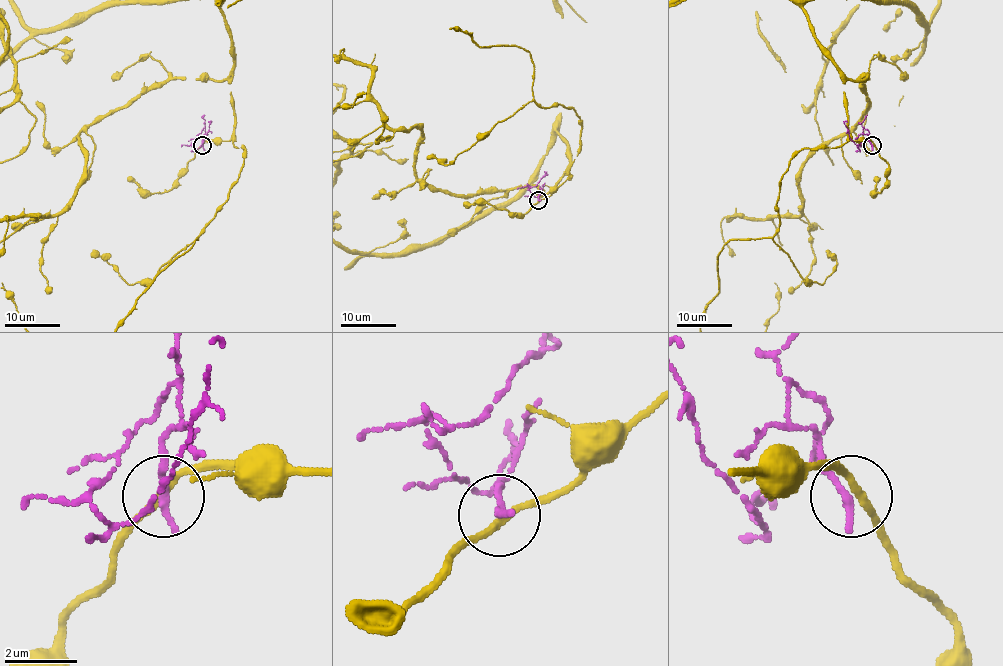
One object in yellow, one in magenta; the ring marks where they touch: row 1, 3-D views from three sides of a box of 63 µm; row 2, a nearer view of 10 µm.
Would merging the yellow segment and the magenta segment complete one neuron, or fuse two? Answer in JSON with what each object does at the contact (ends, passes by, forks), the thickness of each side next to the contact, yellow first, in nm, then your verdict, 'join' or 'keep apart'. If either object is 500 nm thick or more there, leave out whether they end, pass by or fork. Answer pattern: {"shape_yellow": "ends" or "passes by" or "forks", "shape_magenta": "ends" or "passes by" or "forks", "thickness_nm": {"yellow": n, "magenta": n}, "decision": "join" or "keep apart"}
{"shape_yellow": "passes by", "shape_magenta": "ends", "thickness_nm": {"yellow": 200, "magenta": 240}, "decision": "keep apart"}

